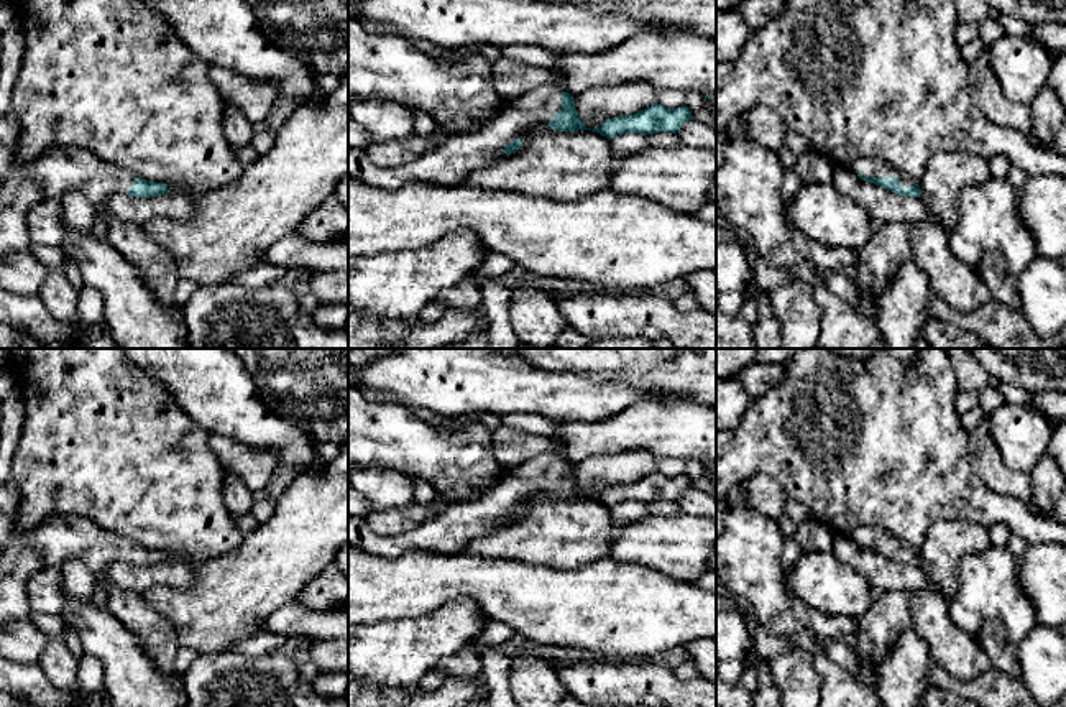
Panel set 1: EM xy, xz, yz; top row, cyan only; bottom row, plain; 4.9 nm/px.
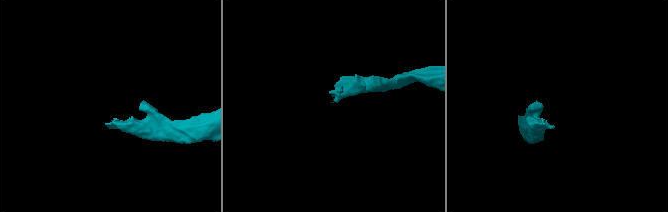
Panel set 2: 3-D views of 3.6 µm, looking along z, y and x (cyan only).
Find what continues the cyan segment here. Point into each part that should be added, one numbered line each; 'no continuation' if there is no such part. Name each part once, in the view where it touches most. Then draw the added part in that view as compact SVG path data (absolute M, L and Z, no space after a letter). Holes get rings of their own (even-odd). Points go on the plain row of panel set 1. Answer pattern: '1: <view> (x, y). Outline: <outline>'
1: yz (871, 535). Outline: M859 526L846 534L856 543L866 543L869 546L898 546L903 556L913 554L905 543L880 526Z

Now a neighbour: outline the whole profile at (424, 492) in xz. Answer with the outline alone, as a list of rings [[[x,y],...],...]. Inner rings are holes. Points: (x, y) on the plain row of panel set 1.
[[[409,475],[412,490],[414,490],[414,501],[432,506],[435,503],[435,488],[424,478]]]

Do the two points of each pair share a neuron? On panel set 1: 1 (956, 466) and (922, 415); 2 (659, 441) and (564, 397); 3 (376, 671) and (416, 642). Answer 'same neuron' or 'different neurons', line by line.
1: same neuron
2: different neurons
3: same neuron

